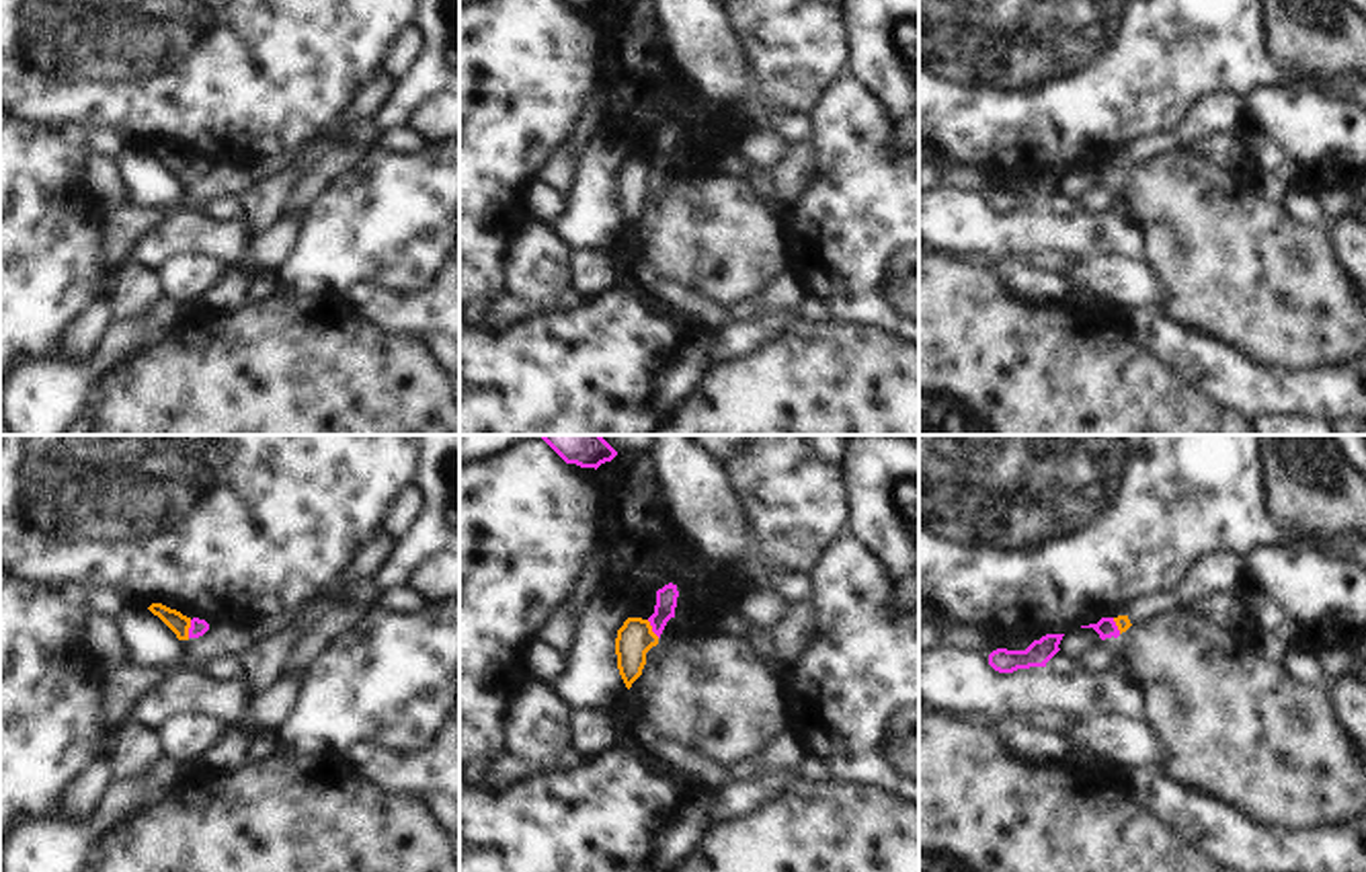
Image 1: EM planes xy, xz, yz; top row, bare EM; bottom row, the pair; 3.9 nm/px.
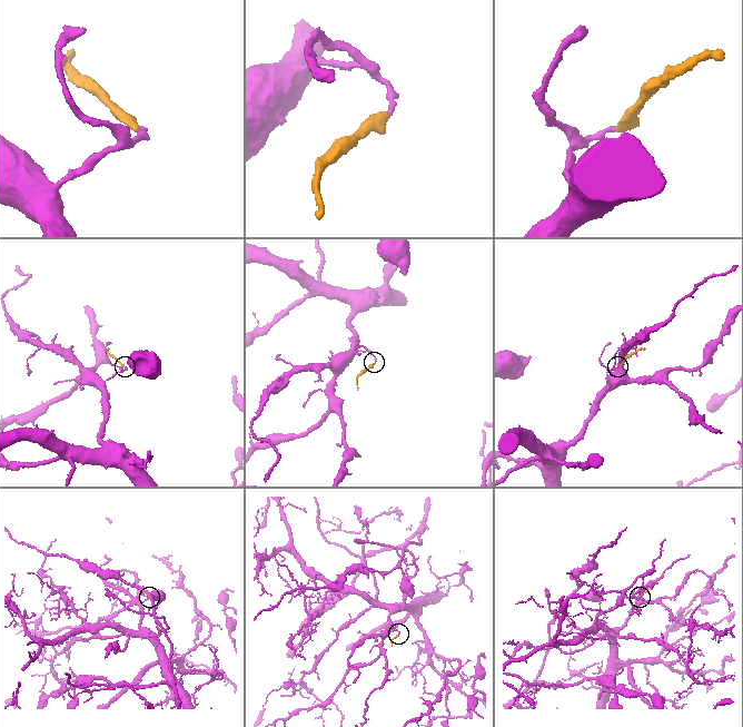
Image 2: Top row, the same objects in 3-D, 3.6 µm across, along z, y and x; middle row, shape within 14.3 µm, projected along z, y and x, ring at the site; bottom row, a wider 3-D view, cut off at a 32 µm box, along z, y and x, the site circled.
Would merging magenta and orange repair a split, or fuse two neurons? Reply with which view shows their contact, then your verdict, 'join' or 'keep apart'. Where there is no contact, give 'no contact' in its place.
xy | keep apart

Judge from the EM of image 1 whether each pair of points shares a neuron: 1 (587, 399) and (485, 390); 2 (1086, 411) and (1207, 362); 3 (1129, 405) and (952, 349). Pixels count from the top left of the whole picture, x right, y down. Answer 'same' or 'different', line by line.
1: same
2: different
3: same

